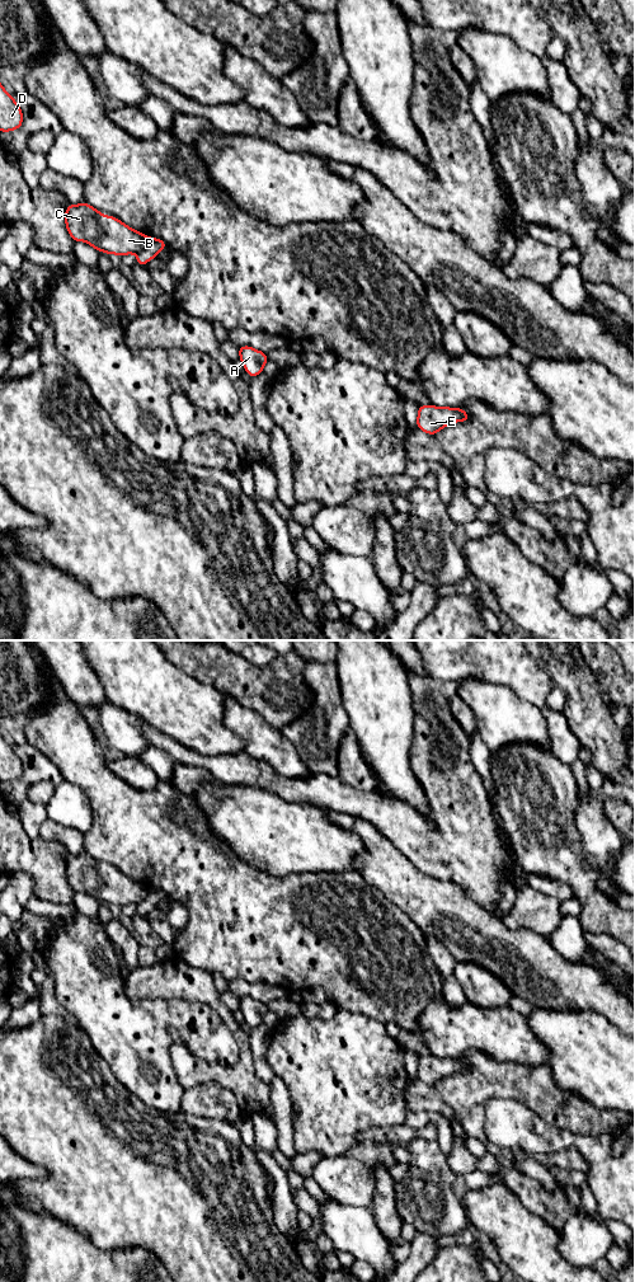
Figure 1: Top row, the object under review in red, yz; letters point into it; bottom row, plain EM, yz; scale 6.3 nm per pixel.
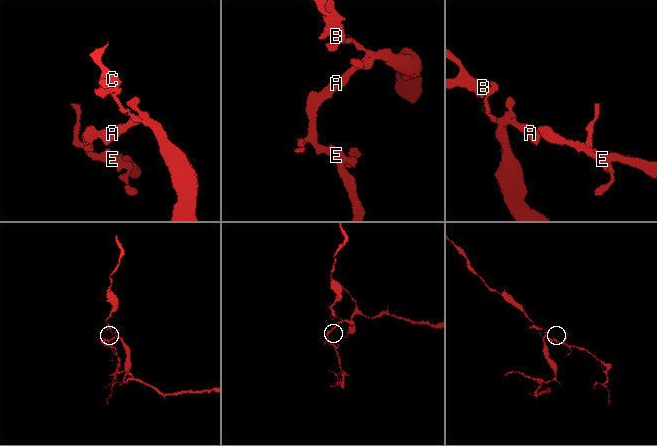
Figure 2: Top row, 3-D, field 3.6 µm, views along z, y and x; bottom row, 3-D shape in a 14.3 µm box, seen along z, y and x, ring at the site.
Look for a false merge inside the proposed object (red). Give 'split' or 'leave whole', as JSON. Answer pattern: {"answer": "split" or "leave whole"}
{"answer": "split"}

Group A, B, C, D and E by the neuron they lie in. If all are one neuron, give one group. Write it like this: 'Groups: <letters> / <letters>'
Groups: A E / B C D

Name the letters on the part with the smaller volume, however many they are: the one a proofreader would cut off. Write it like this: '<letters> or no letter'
B, C, D

